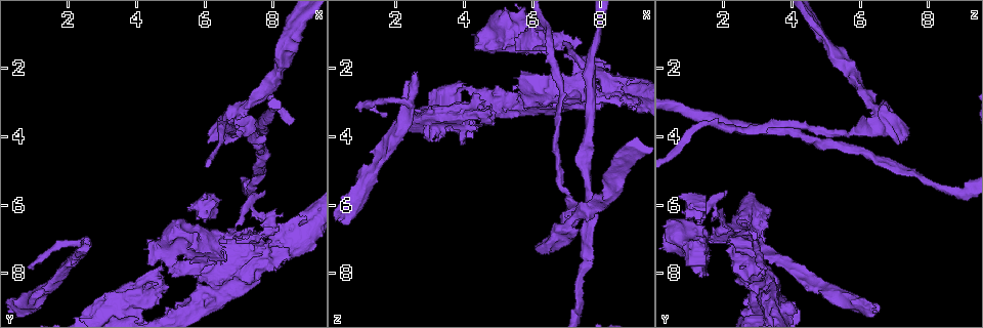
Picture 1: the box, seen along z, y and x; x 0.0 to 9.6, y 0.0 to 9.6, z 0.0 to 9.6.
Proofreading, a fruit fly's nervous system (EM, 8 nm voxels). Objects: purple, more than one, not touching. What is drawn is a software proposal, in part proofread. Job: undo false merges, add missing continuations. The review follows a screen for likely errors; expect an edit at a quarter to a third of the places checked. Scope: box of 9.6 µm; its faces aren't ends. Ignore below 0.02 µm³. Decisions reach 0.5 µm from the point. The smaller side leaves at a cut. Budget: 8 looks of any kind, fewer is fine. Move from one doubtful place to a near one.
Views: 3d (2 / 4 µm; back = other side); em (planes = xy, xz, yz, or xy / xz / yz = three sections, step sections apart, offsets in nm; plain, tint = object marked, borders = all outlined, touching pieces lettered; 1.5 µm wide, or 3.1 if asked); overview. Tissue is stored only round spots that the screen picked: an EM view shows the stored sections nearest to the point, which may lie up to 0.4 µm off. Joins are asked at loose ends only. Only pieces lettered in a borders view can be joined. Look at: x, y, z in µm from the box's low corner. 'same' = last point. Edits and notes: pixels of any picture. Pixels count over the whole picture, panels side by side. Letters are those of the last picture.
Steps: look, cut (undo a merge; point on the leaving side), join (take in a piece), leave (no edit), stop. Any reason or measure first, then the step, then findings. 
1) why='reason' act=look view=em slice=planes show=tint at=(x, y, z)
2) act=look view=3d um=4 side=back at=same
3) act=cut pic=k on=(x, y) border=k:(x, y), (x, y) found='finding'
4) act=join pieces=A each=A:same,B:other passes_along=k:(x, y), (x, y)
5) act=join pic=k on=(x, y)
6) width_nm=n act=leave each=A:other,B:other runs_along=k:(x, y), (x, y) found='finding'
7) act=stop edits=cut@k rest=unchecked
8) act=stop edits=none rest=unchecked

why='calibre changes' act=look view=3d um=4 at=(0.75, 8.95, 6.20)

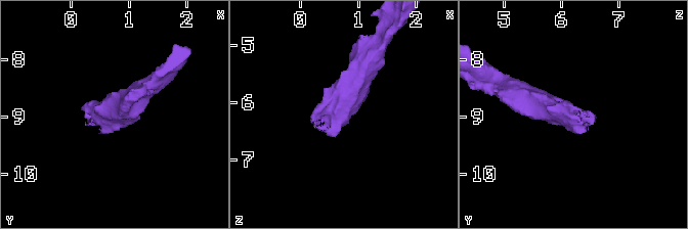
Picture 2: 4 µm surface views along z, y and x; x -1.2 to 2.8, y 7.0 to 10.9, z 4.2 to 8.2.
act=look view=em slice=planes show=borders at=(0.75, 9.00, 6.20)

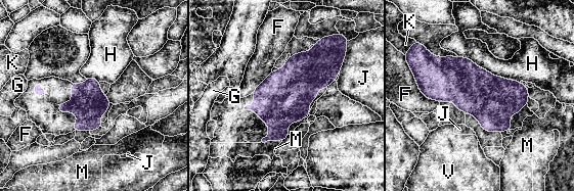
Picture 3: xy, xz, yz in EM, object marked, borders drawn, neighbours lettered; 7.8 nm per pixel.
longest_contact=H:550nm act=leave each=F:other,G:other,H:other,J:other,K:other,M:other,V:other border=3:(457, 55), (519, 82) found='one neuron here'

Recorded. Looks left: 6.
why='branch stops here' act=look view=3d um=4 at=(1.00, 7.90, 3.25)

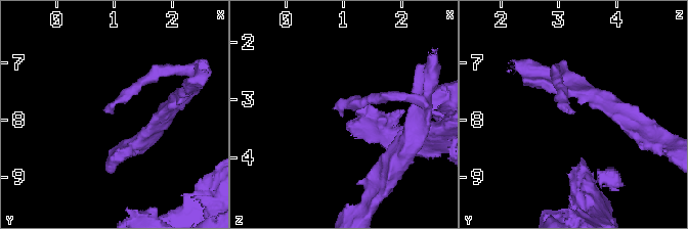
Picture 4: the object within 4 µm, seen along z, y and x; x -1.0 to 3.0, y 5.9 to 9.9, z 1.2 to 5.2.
why='now the EM' act=look view=em slice=planes show=borders at=(1.00, 7.90, 3.30)

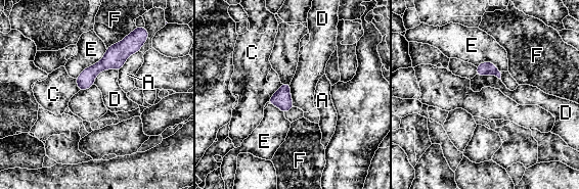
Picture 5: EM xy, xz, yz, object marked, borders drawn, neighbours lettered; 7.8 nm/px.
act=leave each=A:other,C:other,D:other,E:other,F:other runs_along=5:(129, 52), (100, 65), (81, 88) found='none of them fits'

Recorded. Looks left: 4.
why='an open end' act=look view=3d um=4 at=(2.60, 7.15, 2.15)

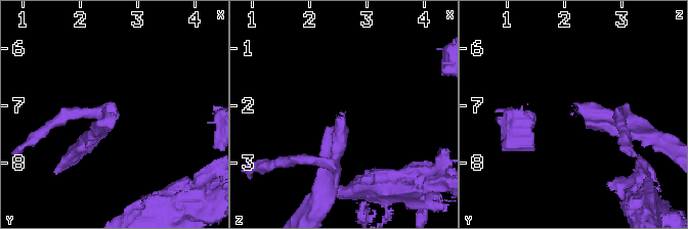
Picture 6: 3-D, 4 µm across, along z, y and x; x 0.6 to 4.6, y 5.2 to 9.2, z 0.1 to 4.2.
why='need the tissue' act=look view=em slice=planes show=borders at=(2.60, 7.20, 2.15)

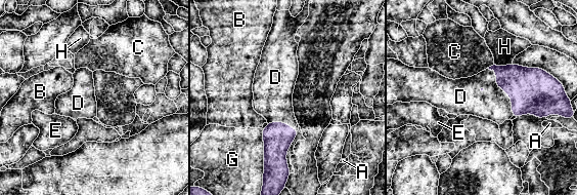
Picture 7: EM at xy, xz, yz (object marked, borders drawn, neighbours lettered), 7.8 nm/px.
act=join pic=7 on=(493, 104) each=A:other,B:other,C:other,D:same,E:other,G:other,H:other passes_along=7:(525, 86), (501, 87), (493, 104) found='it goes on there'

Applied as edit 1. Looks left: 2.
act=stop edits=join@7 rest=unchecked

